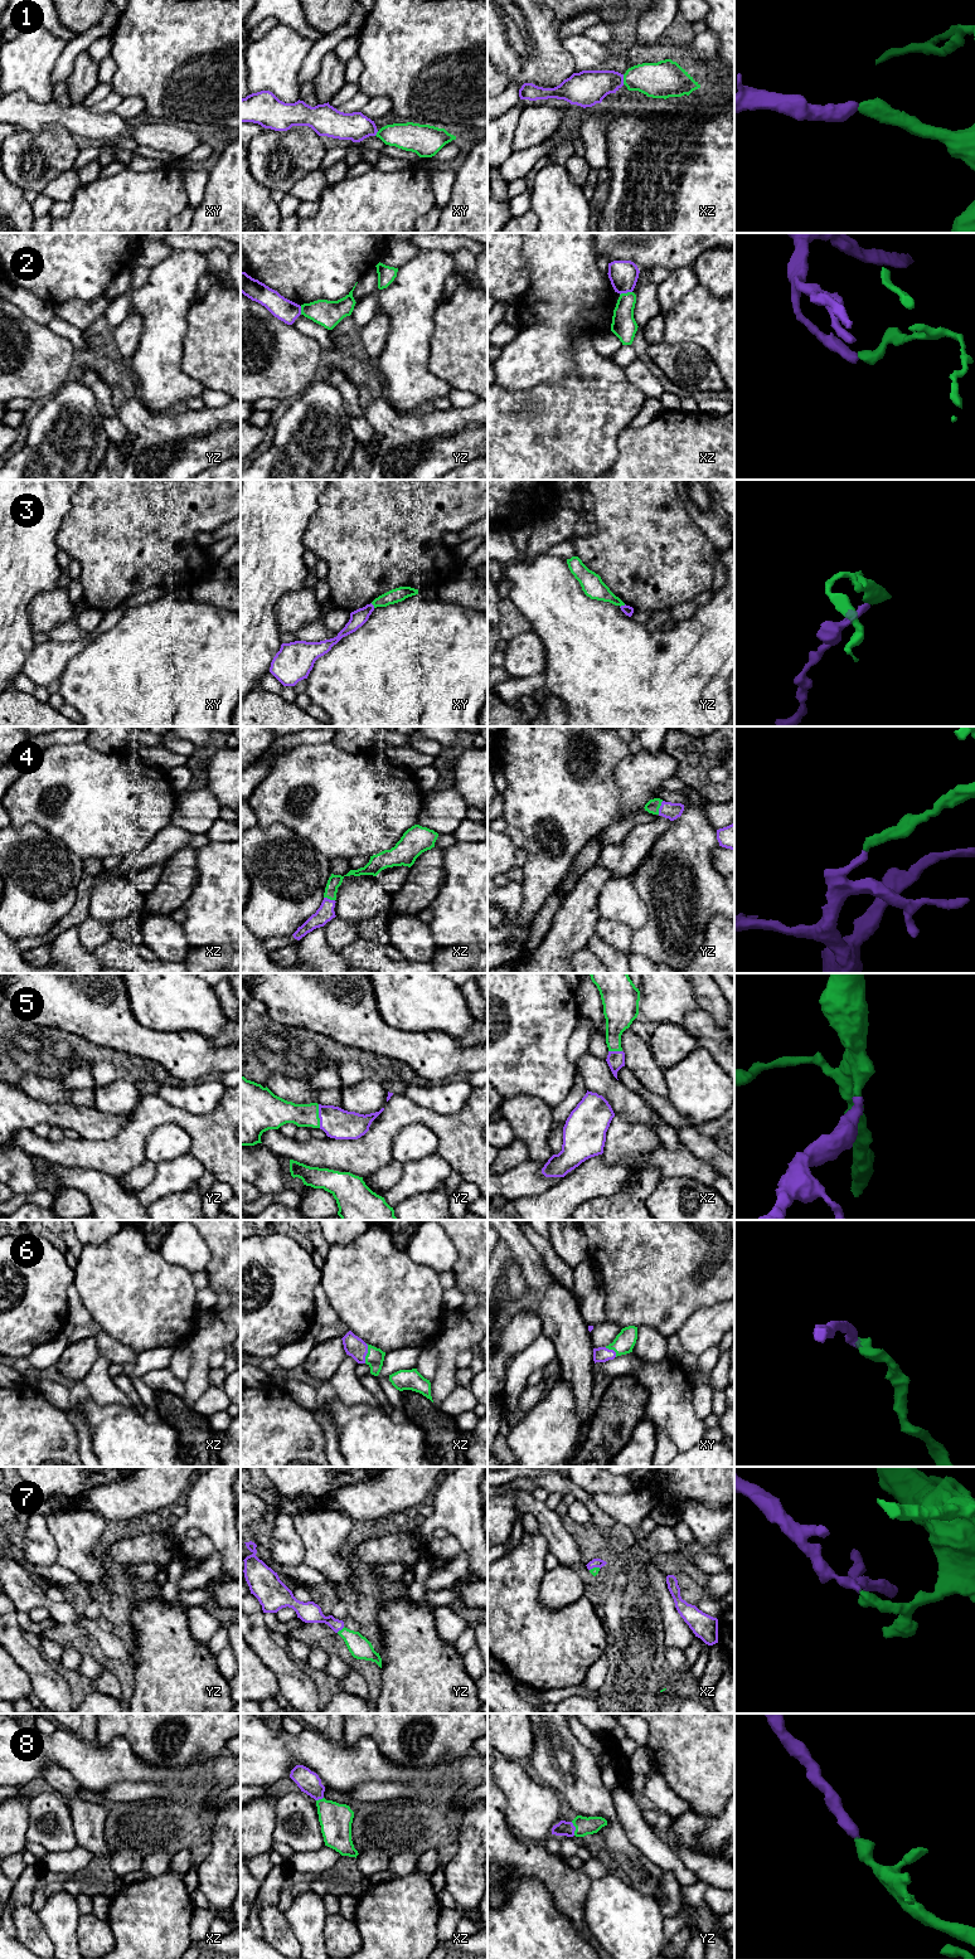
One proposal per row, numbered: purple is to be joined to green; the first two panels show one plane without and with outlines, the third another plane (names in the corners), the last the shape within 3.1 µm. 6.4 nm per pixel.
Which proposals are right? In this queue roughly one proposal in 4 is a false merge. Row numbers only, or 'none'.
1, 4, 5, 6, 7, 8

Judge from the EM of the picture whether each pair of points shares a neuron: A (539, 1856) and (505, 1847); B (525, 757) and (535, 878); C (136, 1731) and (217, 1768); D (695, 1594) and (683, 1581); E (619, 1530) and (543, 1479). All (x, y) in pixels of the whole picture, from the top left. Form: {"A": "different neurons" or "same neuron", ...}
{"A": "same neuron", "B": "same neuron", "C": "different neurons", "D": "same neuron", "E": "different neurons"}

